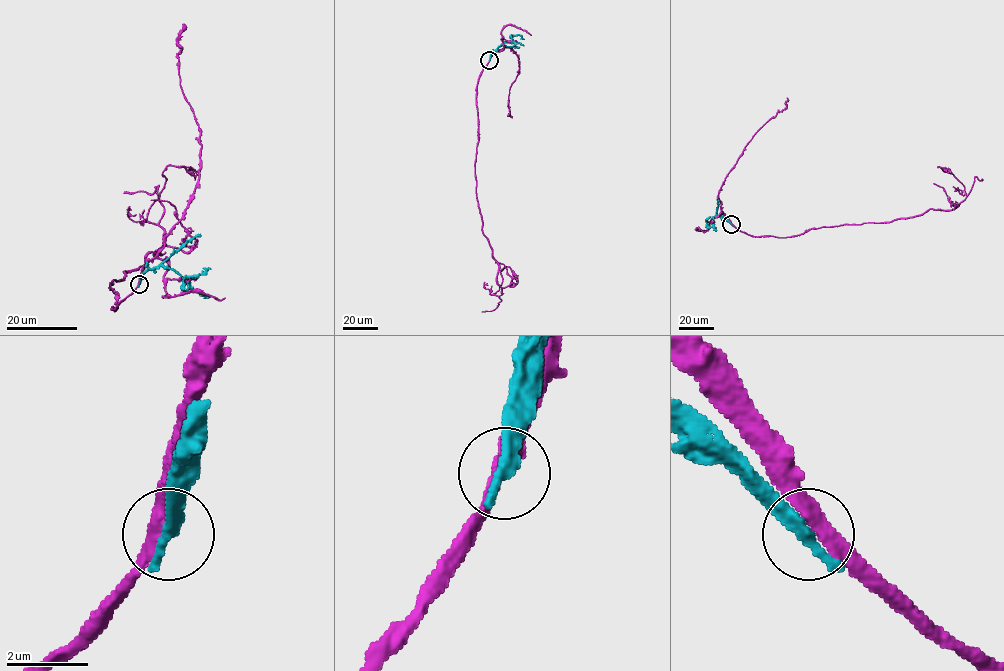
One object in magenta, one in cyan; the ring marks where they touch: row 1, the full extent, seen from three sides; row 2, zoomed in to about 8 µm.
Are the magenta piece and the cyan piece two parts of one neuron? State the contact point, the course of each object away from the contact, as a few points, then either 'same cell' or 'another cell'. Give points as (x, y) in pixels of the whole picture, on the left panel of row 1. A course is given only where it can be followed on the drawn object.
place (139, 284); course magenta (139, 283), (112, 307), (109, 284), (163, 243), (163, 230), (147, 219), (163, 171), (183, 166), (194, 180); course cyan (139, 284), (144, 273), (167, 266), (185, 281), (187, 288), (185, 290), (185, 278), (210, 269); another cell

